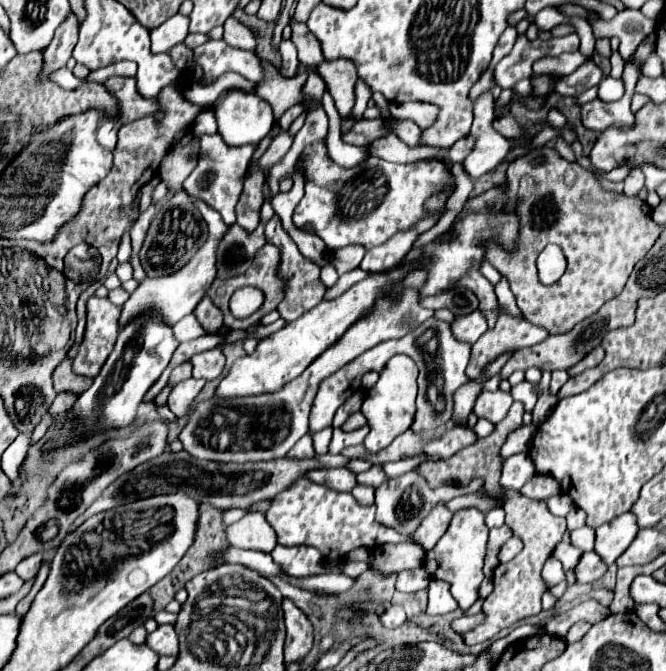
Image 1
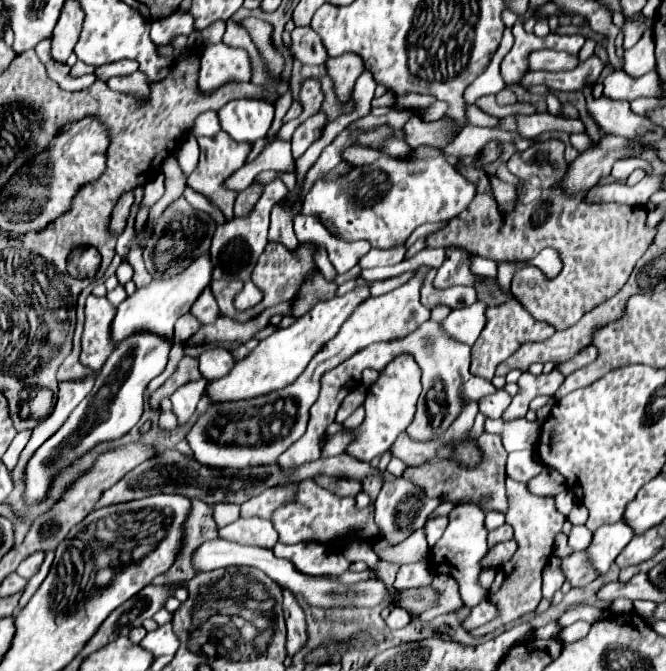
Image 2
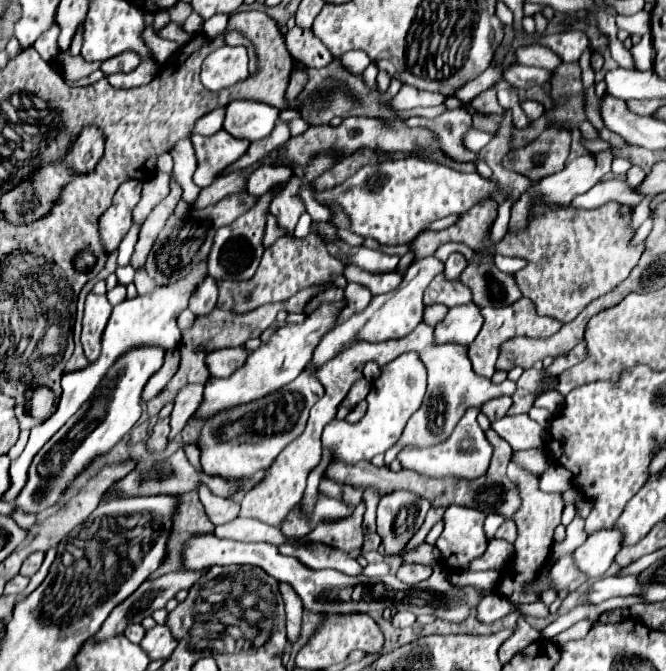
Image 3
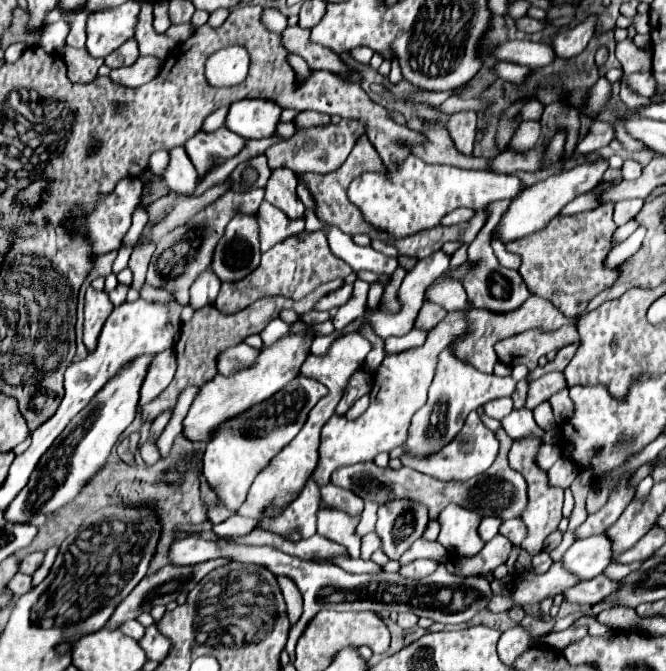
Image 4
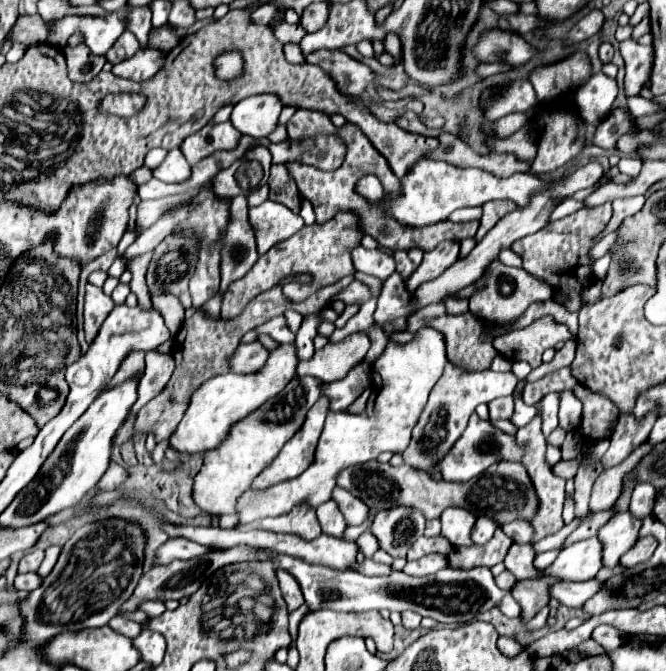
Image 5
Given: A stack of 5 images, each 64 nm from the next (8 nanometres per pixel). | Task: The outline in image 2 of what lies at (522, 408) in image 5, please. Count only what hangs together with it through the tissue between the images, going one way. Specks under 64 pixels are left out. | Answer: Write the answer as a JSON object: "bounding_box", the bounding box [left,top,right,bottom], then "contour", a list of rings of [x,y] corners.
{"bounding_box":[486,418,540,452],"contour":[[[526,418],[486,420],[486,430],[492,434],[498,434],[508,452],[536,450],[540,440],[540,424],[528,422]]]}

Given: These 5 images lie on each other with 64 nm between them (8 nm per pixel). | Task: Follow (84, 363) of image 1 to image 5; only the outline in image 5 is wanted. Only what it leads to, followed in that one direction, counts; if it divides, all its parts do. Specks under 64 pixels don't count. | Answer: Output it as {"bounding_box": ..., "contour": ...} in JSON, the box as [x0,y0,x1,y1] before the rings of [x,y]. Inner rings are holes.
{"bounding_box":[84,284,114,344],"contour":[[[86,284],[86,304],[84,304],[84,332],[86,332],[86,342],[90,344],[104,322],[106,314],[114,308],[114,302],[110,296],[102,292],[102,288],[94,284]],[[96,318],[96,324],[94,324]]]}

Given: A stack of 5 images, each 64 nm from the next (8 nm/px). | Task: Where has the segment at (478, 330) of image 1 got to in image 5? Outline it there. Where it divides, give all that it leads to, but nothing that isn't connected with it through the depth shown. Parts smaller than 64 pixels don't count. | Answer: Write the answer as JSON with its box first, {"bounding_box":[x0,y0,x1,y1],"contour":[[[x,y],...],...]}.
{"bounding_box":[236,328,444,524],"contour":[[[420,328],[418,332],[414,332],[414,338],[406,344],[388,340],[384,352],[372,364],[374,382],[366,410],[360,414],[328,412],[310,468],[306,468],[306,472],[302,472],[300,476],[272,484],[270,488],[258,490],[250,486],[236,502],[238,520],[248,524],[258,518],[282,516],[292,512],[292,508],[300,504],[318,508],[320,504],[330,500],[332,490],[336,488],[336,478],[342,470],[374,460],[384,450],[404,452],[410,444],[412,428],[418,424],[418,418],[428,404],[428,396],[444,372],[444,366],[444,336],[434,328]]]}

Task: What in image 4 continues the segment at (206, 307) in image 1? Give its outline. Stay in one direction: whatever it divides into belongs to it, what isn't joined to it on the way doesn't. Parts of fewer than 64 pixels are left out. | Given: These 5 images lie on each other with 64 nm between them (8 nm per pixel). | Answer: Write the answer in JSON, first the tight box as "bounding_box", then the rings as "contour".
{"bounding_box":[190,268,220,308],"contour":[[[206,268],[206,272],[202,272],[190,286],[190,306],[204,308],[212,304],[218,296],[218,290],[220,290],[220,278],[214,274],[212,268]]]}

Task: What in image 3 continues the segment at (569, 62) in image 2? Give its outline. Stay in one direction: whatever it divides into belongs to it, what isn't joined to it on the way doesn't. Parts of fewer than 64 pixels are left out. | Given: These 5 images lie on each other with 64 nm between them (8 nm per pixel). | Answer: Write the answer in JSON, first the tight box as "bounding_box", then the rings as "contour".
{"bounding_box":[514,44,562,70],"contour":[[[542,44],[520,46],[514,50],[514,56],[524,66],[536,66],[536,68],[546,68],[546,70],[554,70],[562,62],[550,48]]]}

